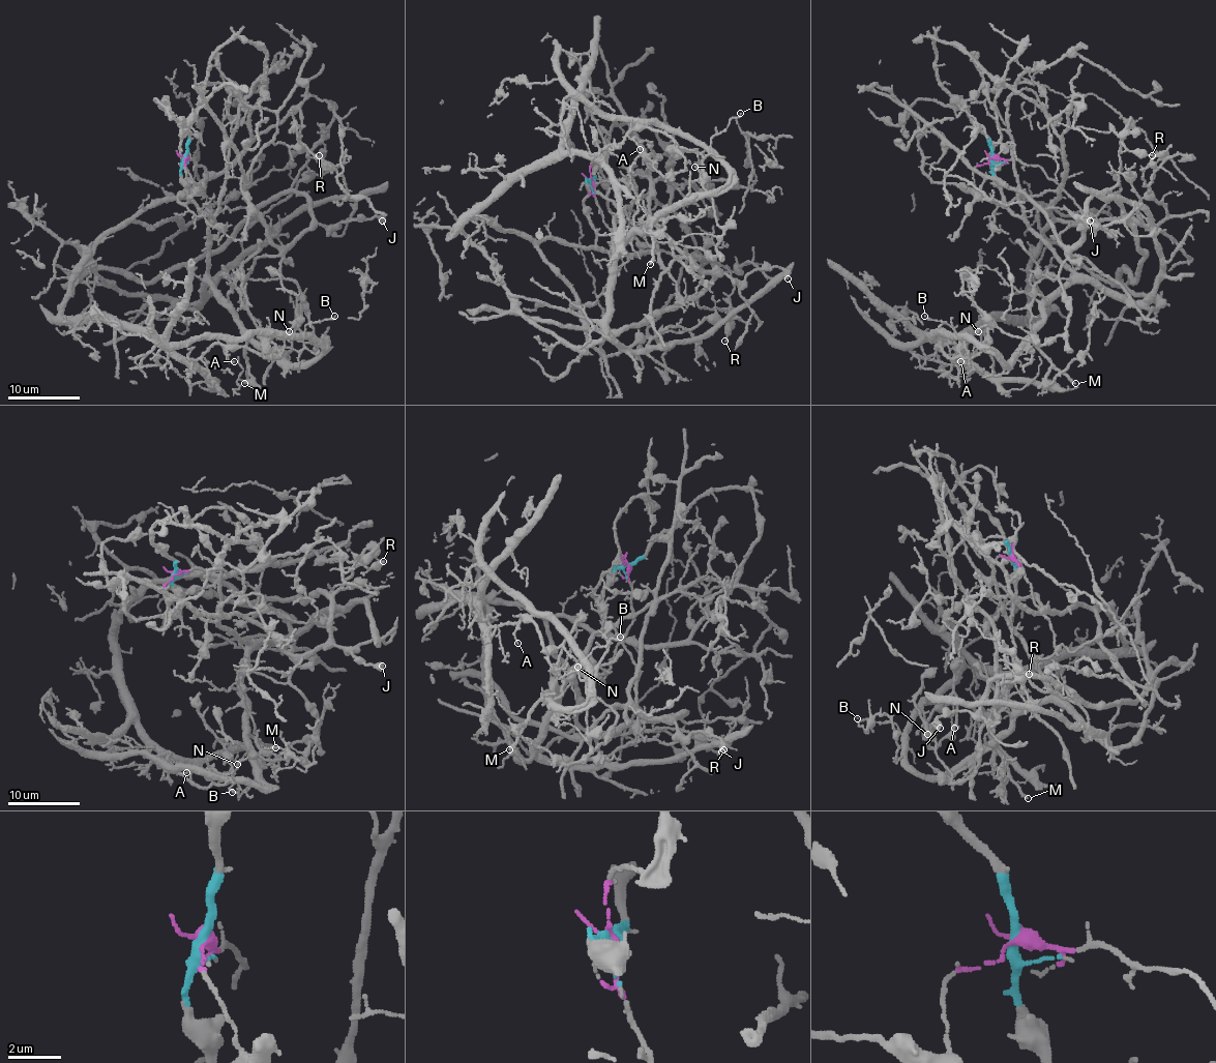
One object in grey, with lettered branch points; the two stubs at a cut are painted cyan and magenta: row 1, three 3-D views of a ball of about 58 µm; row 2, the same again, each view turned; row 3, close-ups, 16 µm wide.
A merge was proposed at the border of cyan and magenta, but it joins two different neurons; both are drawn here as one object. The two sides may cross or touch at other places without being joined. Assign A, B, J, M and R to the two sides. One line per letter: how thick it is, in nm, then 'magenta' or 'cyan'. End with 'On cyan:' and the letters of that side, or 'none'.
A: 110 nm | magenta
B: 110 nm | cyan
J: 480 nm | magenta
M: 260 nm | cyan
R: 100 nm | magenta
On cyan: B, M

